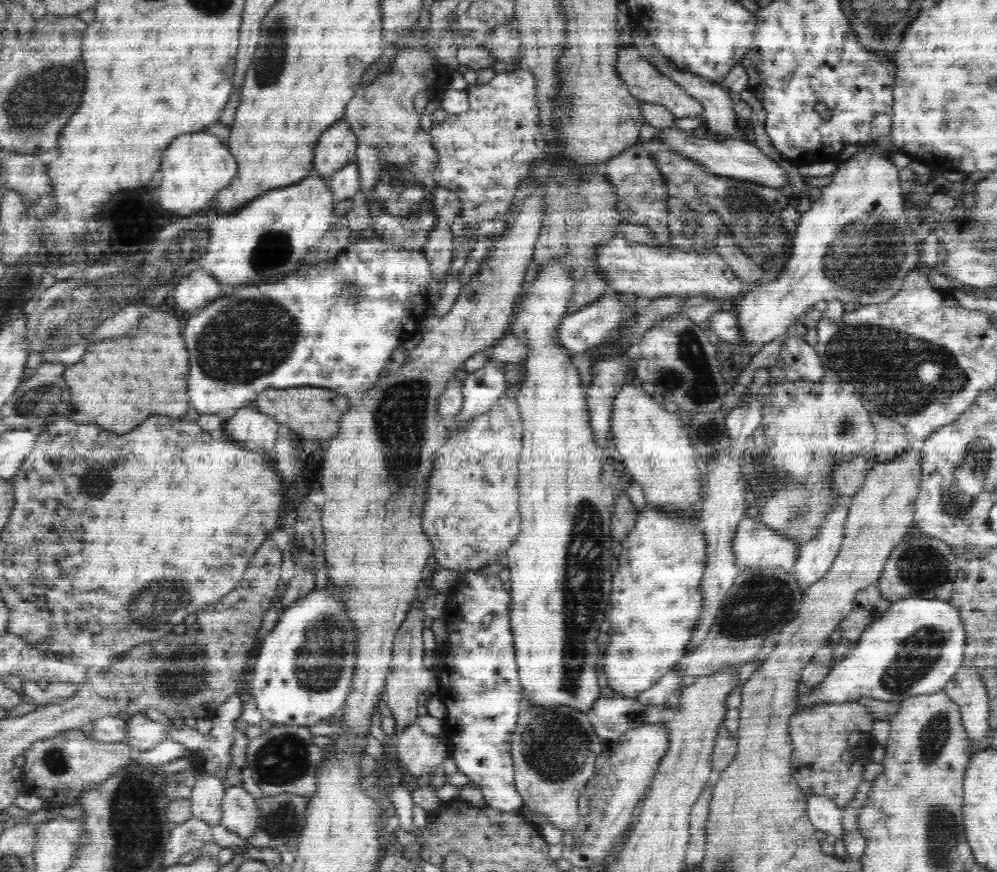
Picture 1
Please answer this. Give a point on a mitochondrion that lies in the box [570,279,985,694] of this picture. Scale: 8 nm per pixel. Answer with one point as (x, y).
(887, 367)

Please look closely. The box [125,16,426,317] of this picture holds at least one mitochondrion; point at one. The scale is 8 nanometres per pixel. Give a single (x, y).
(271, 253)

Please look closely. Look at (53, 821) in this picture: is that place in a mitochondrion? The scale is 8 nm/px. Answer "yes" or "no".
no

